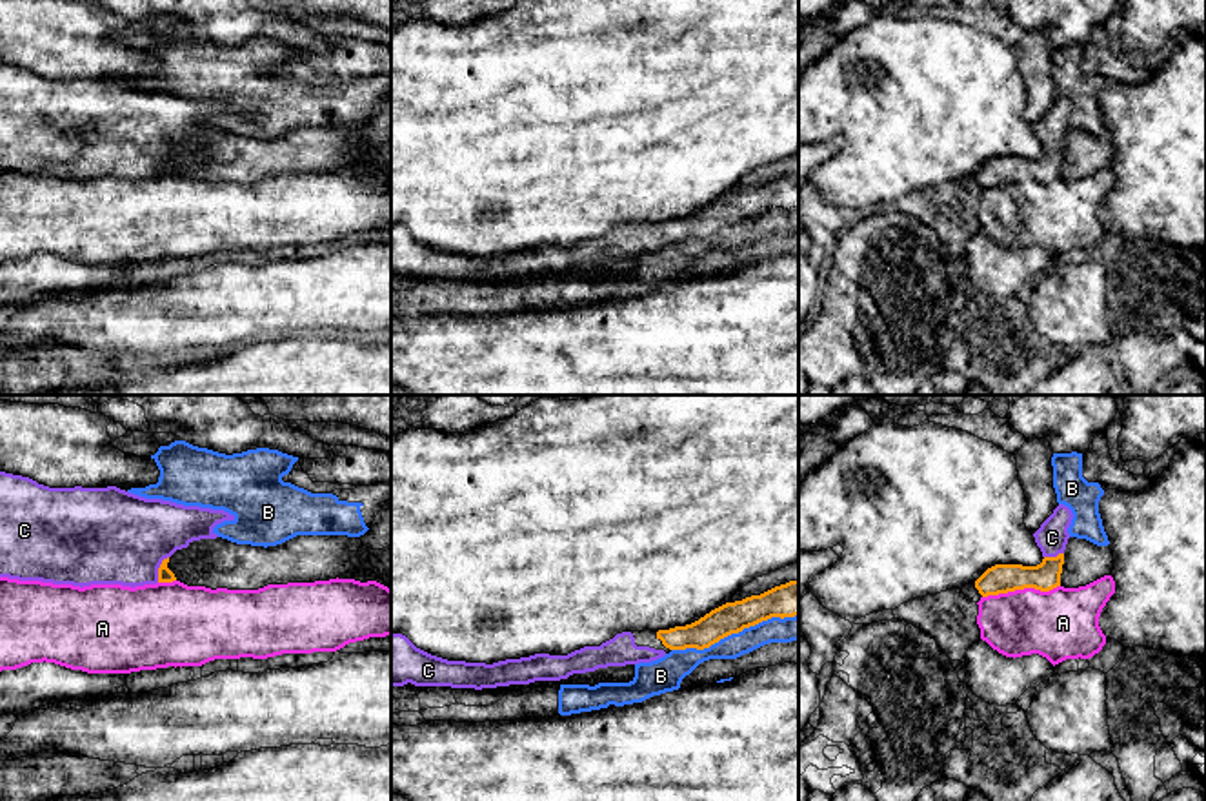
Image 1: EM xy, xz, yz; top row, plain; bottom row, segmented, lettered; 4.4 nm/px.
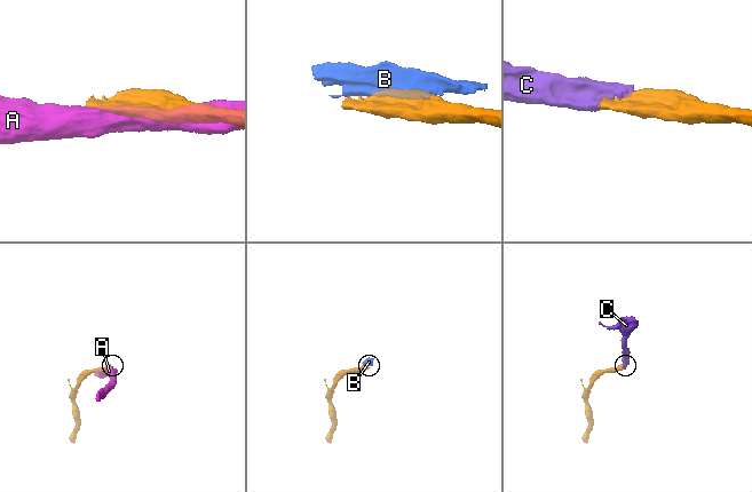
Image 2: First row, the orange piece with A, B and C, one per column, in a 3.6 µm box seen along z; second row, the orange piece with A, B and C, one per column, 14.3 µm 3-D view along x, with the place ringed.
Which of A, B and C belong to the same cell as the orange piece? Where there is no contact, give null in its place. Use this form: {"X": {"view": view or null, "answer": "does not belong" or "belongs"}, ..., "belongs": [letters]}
{"A": {"view": "yz", "answer": "does not belong"}, "B": {"view": "xz", "answer": "does not belong"}, "C": {"view": "xy", "answer": "belongs"}, "belongs": ["C"]}

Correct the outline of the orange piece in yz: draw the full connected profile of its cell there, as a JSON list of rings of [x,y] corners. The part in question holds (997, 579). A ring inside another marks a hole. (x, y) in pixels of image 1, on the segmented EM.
[[[1059,504],[1033,533],[1044,557],[1042,563],[1037,566],[995,564],[975,581],[979,593],[988,597],[1024,588],[1050,592],[1060,586],[1064,550],[1070,539],[1068,528],[1071,519],[1071,510]]]

